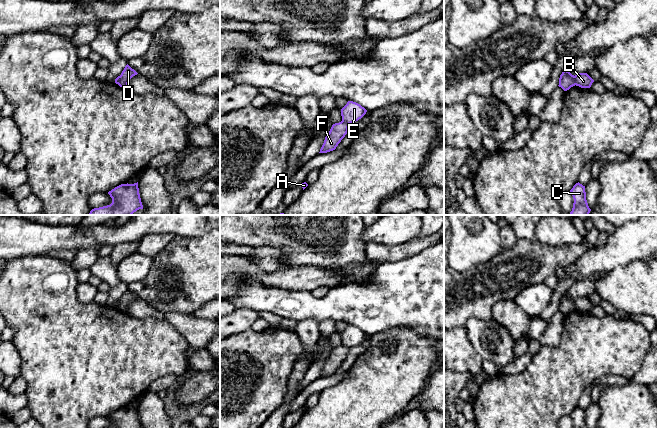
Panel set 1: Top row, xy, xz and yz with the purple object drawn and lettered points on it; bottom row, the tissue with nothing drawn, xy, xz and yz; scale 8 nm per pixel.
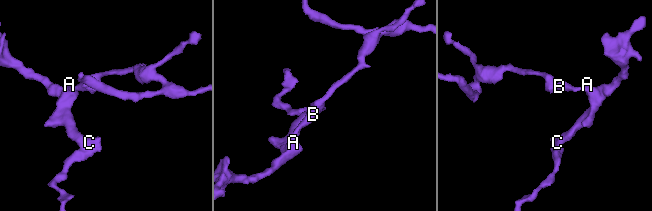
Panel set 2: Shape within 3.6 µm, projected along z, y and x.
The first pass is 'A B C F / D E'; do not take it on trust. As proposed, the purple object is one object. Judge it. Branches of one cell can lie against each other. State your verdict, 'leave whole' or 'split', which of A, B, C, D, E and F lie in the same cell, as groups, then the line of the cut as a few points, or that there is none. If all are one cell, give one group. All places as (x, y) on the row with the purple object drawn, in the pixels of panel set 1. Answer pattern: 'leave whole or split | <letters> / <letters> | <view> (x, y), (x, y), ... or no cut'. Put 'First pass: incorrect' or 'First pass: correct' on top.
First pass: correct
split | A B C F / D E | yz (574, 76), (575, 84)

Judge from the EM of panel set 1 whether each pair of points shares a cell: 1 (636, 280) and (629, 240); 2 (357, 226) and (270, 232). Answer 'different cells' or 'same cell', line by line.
1: different cells
2: same cell

